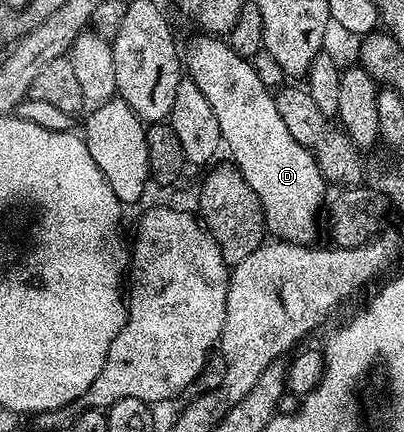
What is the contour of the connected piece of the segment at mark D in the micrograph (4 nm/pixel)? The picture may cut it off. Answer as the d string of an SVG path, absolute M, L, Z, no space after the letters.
M196 34L196 39L185 47L185 75L205 93L205 101L209 101L213 113L217 116L217 125L223 134L223 143L231 150L230 158L234 166L249 181L253 193L263 206L263 222L266 230L271 231L276 240L284 243L301 243L311 245L316 242L315 222L319 219L319 206L323 203L323 187L325 180L317 165L314 154L306 147L297 145L289 133L289 125L281 121L281 113L277 113L274 94L261 83L250 59L242 59L232 49L230 42L214 35Z

